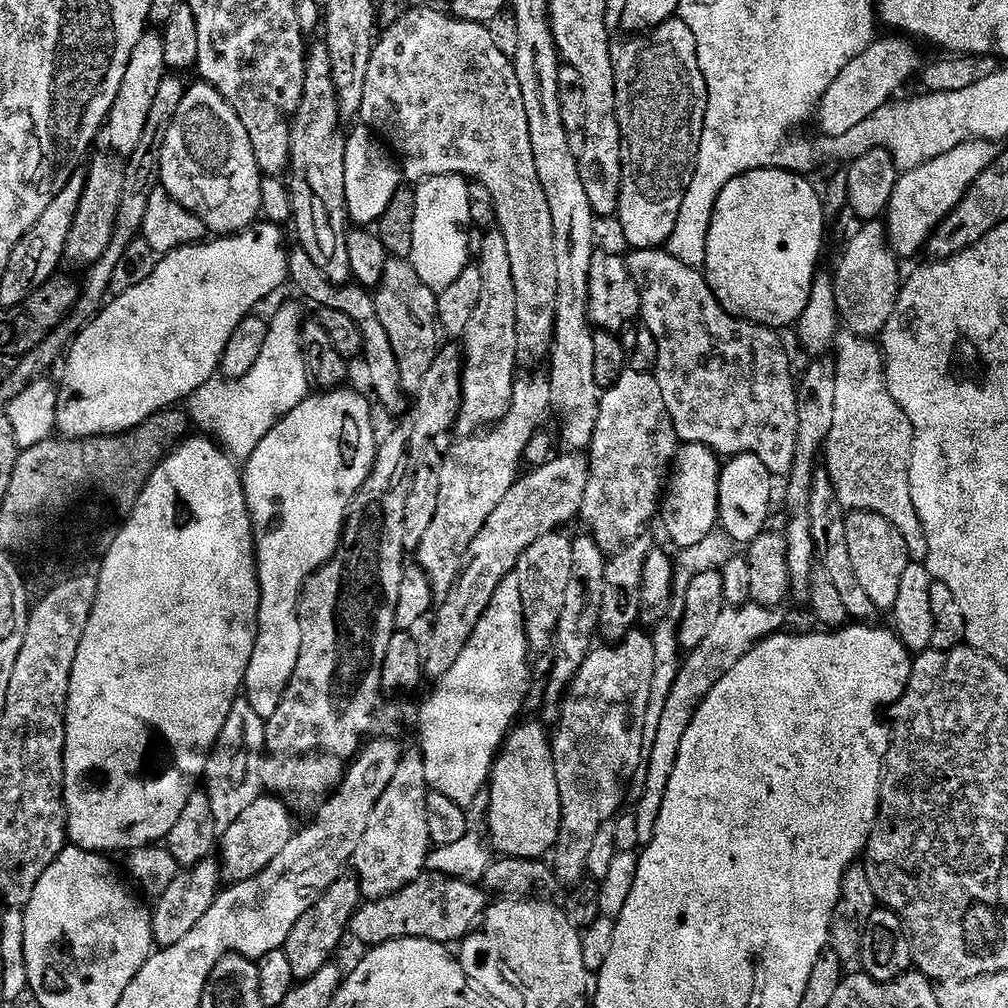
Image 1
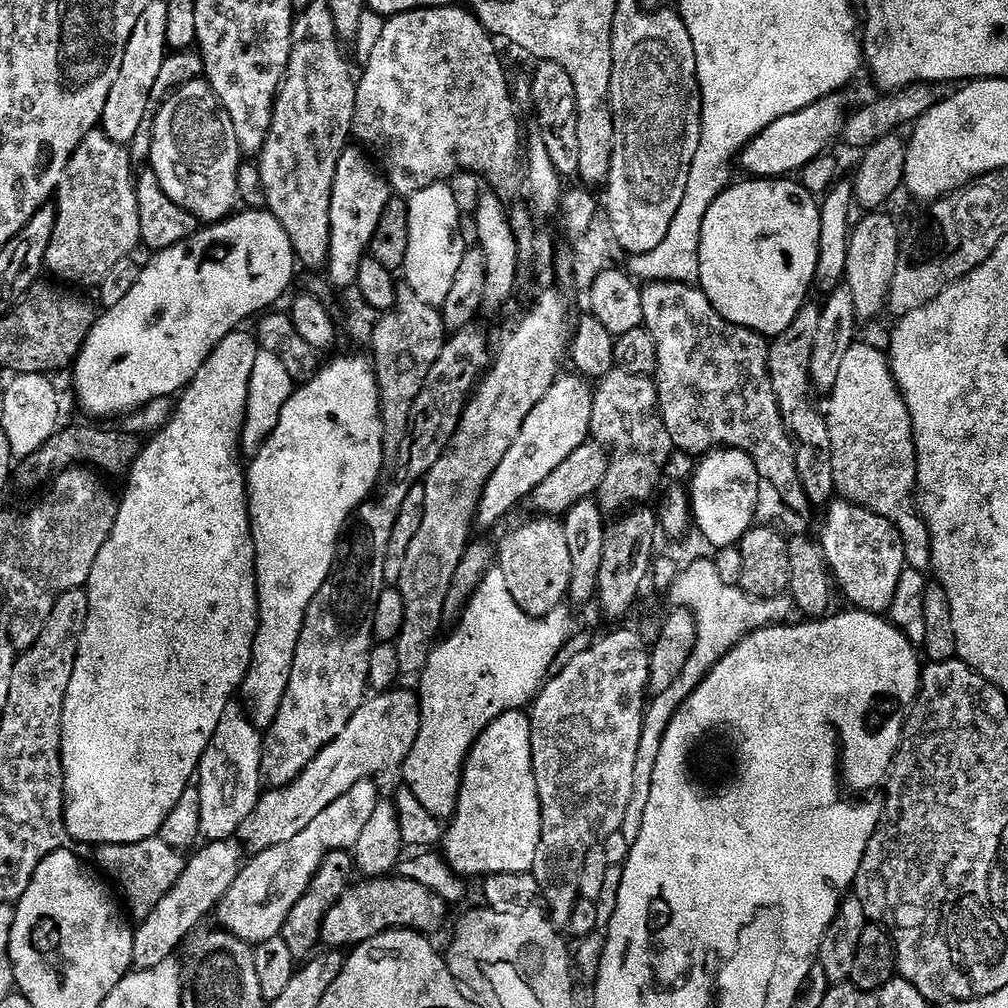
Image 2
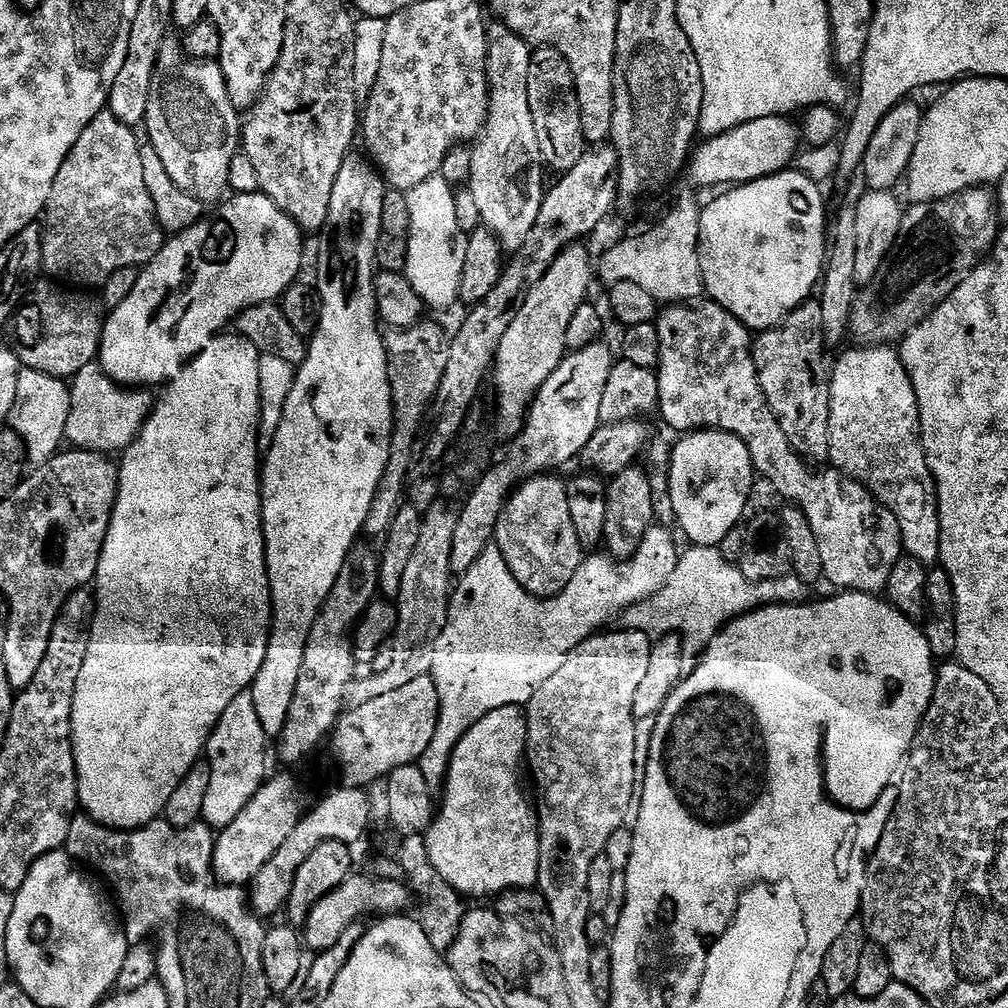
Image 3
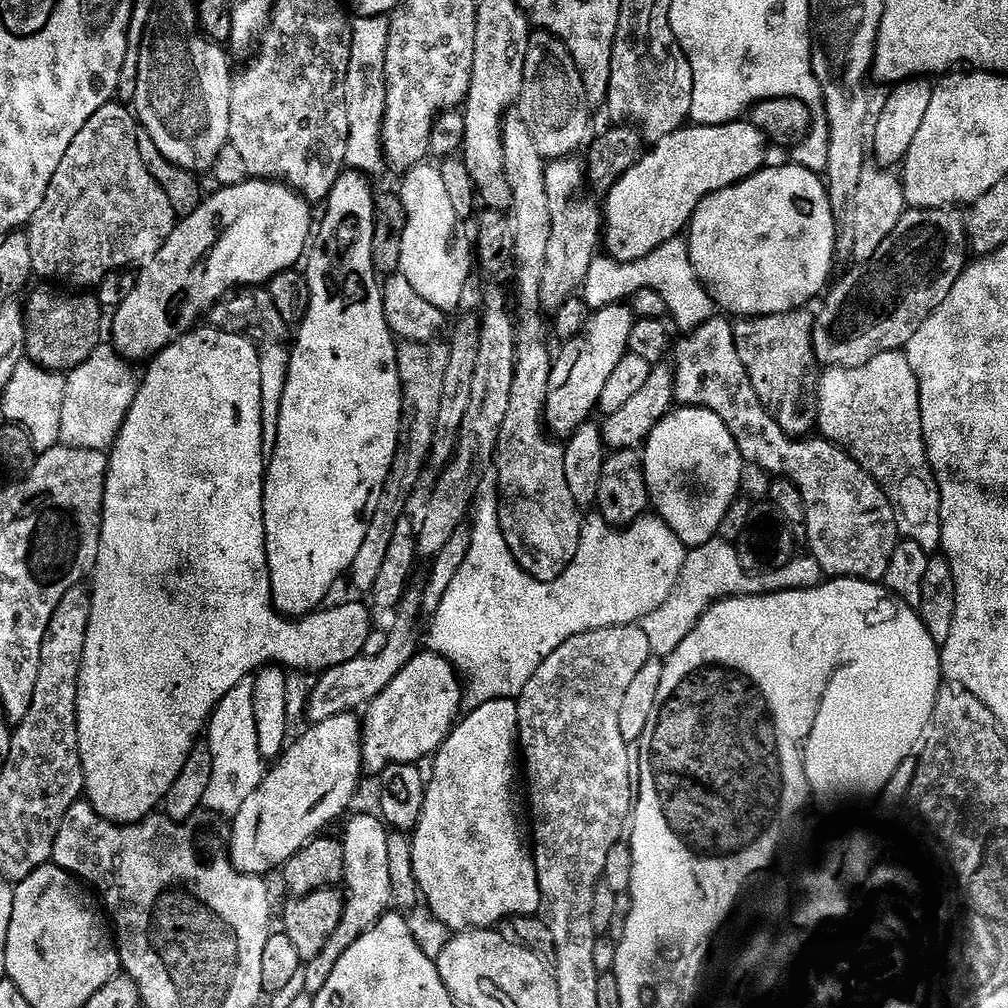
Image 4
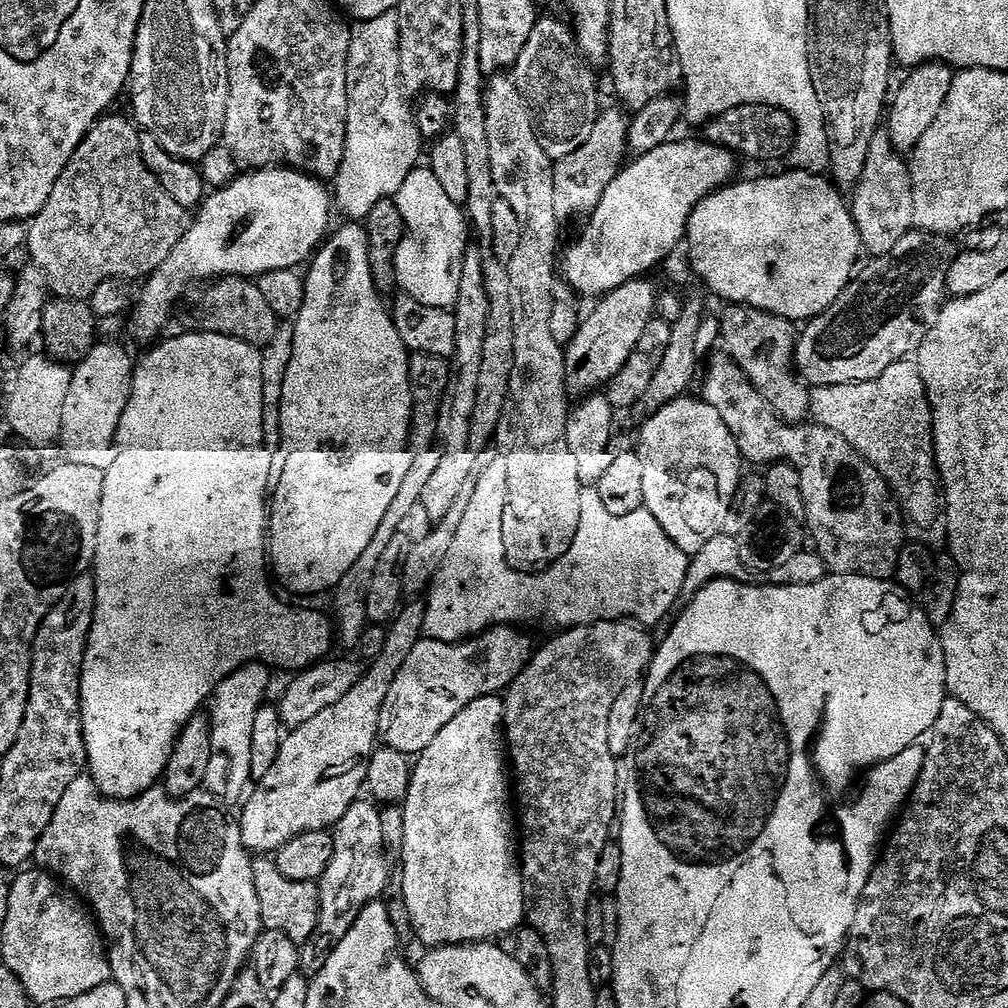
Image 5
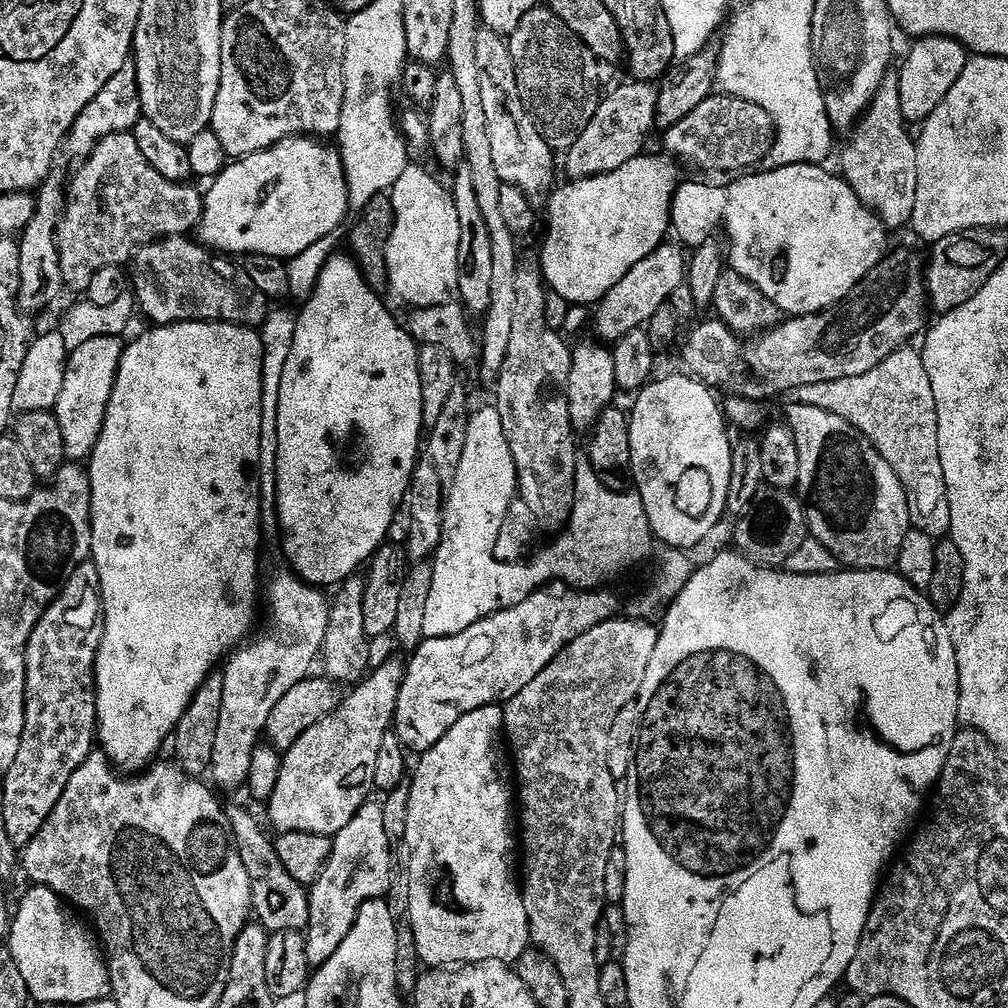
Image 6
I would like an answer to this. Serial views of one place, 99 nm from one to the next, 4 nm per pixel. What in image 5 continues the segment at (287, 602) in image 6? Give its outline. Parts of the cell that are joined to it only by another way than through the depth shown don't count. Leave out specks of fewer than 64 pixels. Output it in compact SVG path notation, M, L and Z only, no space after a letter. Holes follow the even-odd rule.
M264 662L244 665L222 681L210 701L212 757L210 770L206 770L204 788L228 806L239 805L249 795L254 784L254 720L266 704L264 699L268 696L268 668L269 665Z

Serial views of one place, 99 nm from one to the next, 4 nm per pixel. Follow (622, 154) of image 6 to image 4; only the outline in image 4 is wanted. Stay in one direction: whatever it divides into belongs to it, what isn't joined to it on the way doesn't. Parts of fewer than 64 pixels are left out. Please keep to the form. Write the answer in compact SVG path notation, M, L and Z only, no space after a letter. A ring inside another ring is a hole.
M565 158L550 160L544 165L544 181L546 182L546 198L550 198L550 243L546 245L546 270L542 270L540 283L540 302L545 309L555 310L573 299L583 289L584 279L590 270L590 262L594 262L598 249L602 244L602 208L591 200L591 195L584 196L586 192L586 164L580 158Z

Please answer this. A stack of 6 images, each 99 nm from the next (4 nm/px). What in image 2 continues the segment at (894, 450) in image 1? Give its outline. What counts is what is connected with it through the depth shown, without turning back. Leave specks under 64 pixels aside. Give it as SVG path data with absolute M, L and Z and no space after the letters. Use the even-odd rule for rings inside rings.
M854 342L850 346L850 350L846 350L846 358L842 358L842 370L838 370L838 382L832 387L828 408L826 407L826 415L828 418L828 425L830 426L830 438L832 442L832 449L834 450L834 478L836 479L837 489L844 488L849 497L857 502L863 502L867 507L874 512L879 512L891 518L898 525L900 536L904 539L904 554L907 563L912 566L924 566L930 560L930 537L928 534L928 525L921 513L918 511L918 504L912 501L912 491L917 491L918 485L916 483L916 439L914 438L914 430L912 429L912 419L910 418L910 410L904 401L904 393L900 391L900 385L897 384L894 374L892 373L892 366L887 355L884 356L872 344L860 344L861 342Z

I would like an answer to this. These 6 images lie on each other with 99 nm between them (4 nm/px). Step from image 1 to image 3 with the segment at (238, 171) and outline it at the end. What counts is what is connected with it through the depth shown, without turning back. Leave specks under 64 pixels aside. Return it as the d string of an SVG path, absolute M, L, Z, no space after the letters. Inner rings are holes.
M165 38L158 50L150 82L150 102L146 106L143 127L148 128L147 139L154 150L158 150L166 174L174 178L182 190L205 202L219 201L225 195L223 192L229 191L230 164L242 148L242 116L230 102L224 75L215 59L193 58L184 51L179 39Z

